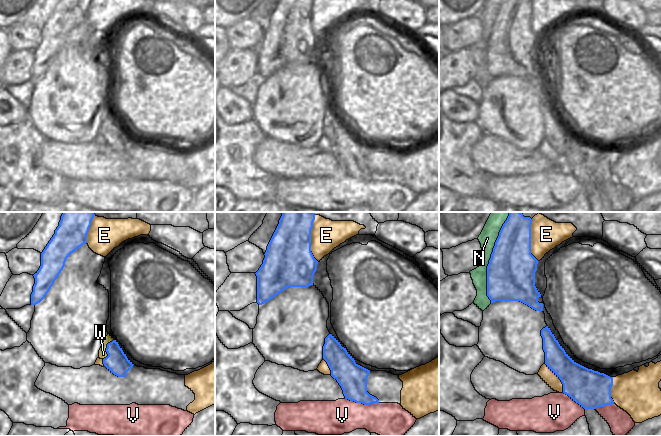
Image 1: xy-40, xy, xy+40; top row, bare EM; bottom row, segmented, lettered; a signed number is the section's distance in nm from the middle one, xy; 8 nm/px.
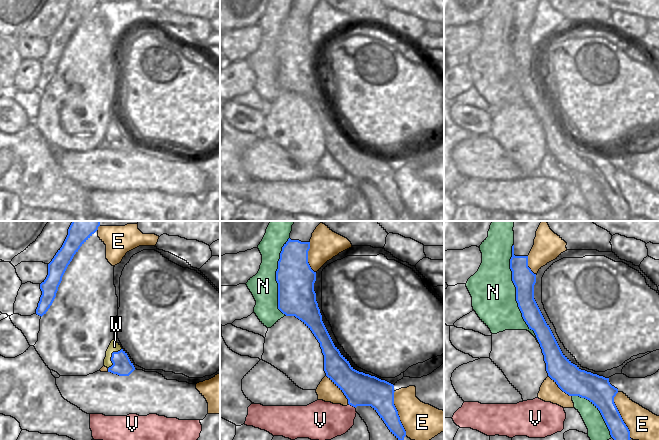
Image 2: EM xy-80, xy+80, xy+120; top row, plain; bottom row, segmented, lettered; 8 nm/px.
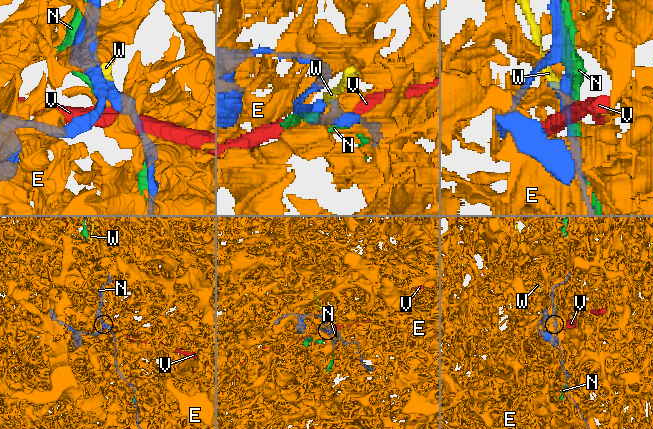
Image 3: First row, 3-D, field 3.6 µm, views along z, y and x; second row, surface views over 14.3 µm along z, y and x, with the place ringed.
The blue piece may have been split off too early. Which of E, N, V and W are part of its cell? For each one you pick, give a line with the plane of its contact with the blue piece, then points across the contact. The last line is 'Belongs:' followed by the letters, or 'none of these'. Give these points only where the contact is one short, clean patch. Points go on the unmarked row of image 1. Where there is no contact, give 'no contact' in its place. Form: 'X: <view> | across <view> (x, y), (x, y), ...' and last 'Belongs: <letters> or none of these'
Belongs: none of these

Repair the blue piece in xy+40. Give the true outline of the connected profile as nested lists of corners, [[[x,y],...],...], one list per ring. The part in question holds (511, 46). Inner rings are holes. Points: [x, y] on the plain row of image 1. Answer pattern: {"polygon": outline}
{"polygon": [[[503,0],[487,42],[487,72],[491,79],[520,77],[536,87],[543,87],[543,79],[538,78],[541,70],[535,62],[535,48],[538,38],[531,30],[531,0]]]}

